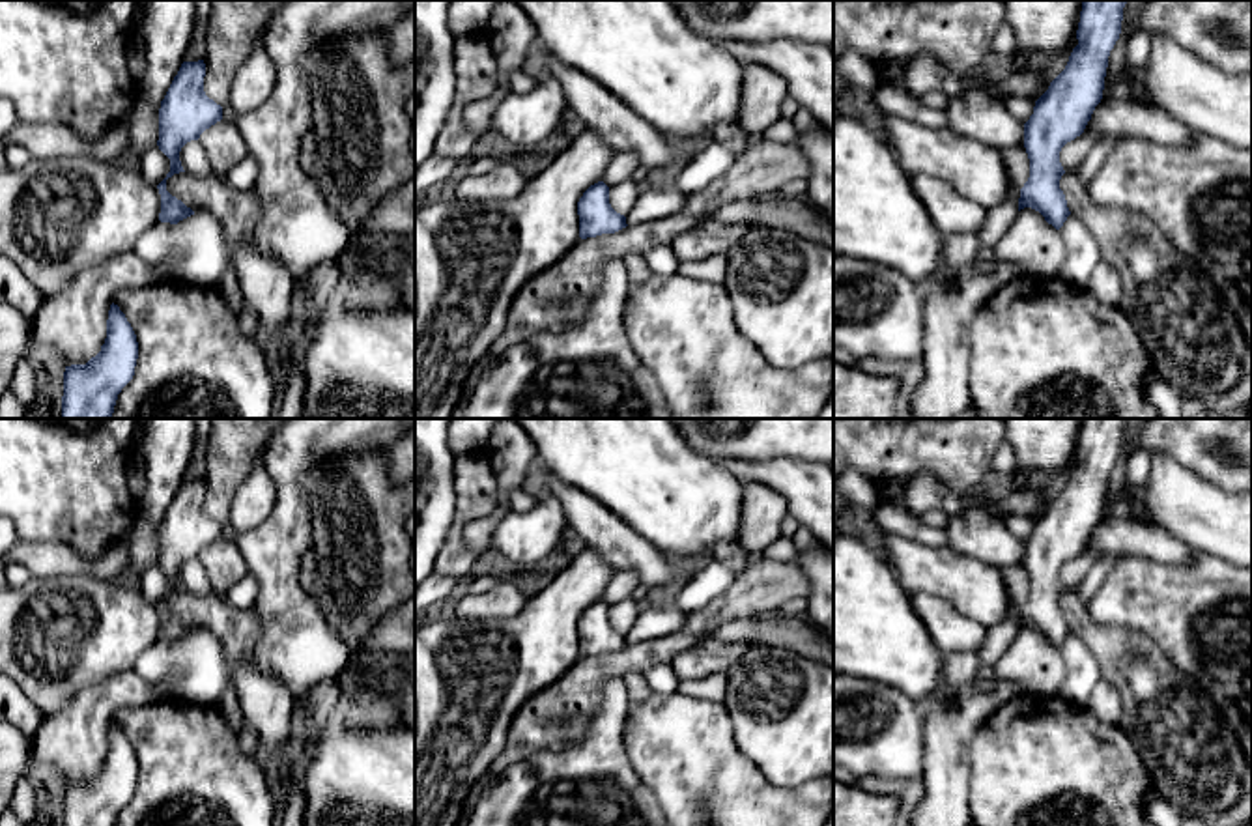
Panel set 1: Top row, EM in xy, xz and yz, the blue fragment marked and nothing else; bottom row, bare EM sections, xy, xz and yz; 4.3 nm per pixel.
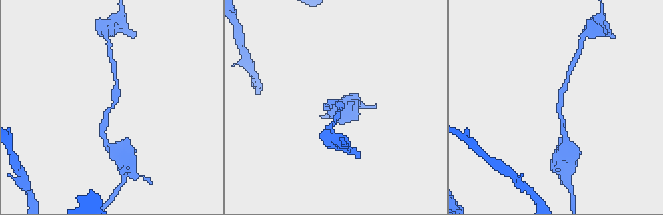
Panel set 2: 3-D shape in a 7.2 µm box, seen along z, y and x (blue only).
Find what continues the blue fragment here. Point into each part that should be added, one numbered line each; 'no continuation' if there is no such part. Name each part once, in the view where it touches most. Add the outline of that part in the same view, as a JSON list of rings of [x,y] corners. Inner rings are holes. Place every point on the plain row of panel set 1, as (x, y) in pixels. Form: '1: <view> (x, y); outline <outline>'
no continuation

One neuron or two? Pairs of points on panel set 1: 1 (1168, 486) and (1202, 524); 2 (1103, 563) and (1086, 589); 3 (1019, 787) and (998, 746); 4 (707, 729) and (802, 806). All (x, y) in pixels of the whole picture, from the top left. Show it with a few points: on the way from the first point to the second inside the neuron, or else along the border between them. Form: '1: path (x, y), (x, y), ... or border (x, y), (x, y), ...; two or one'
1: path (1178, 496), (1196, 514); one
2: path (1099, 569), (1090, 583); one
3: path (1019, 778), (1019, 767), (1008, 755); one
4: path (720, 755), (770, 806), (776, 806); one

